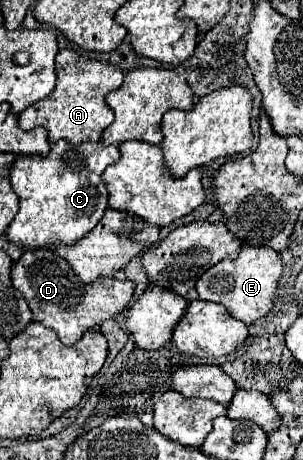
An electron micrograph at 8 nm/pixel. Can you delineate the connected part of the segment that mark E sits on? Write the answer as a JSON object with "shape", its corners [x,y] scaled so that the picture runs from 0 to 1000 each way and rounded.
{"shape":[[[795,535],[789,557],[776,565],[743,561],[729,570],[716,570],[716,578],[696,578],[650,609],[650,622],[644,622],[650,648],[716,657],[716,661],[743,665],[769,691],[782,691],[809,704],[835,704],[848,691],[888,683],[927,591],[934,591],[934,574],[908,543]]]}

